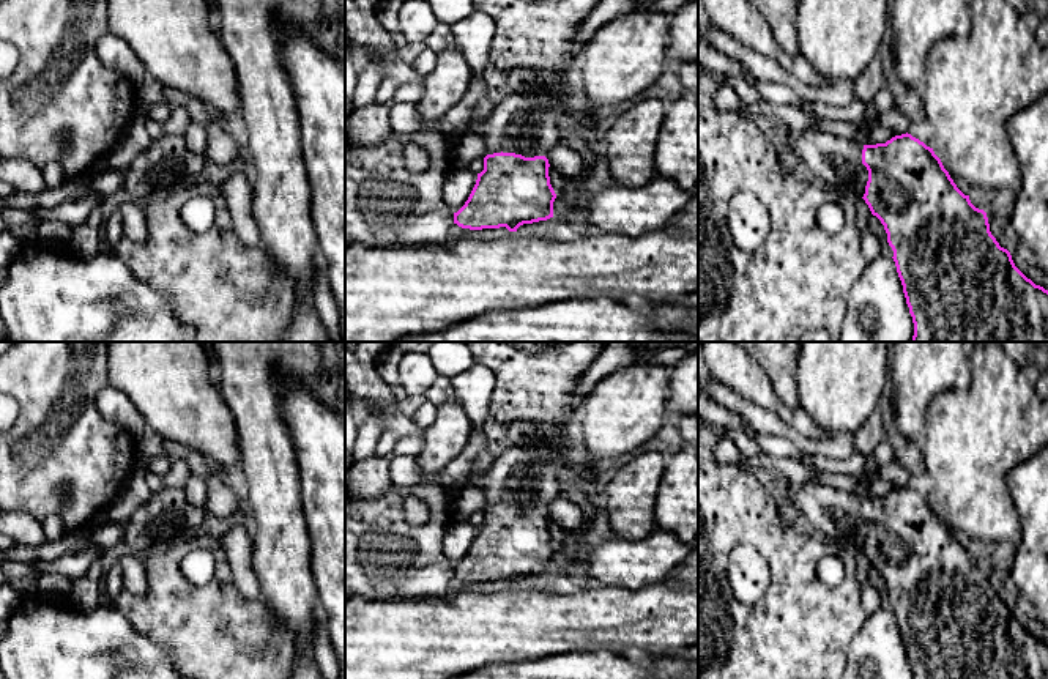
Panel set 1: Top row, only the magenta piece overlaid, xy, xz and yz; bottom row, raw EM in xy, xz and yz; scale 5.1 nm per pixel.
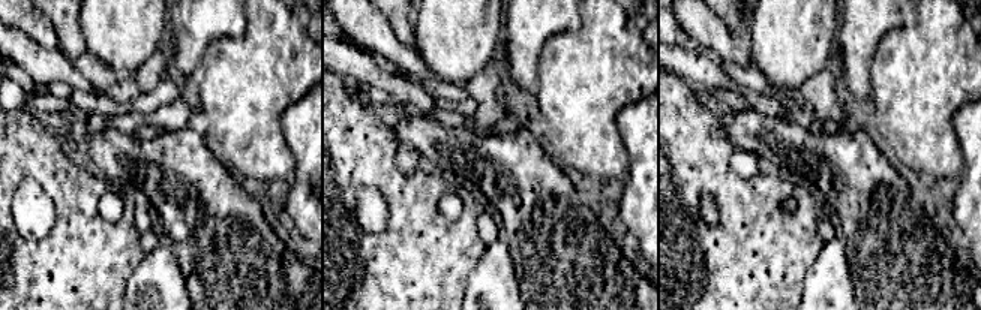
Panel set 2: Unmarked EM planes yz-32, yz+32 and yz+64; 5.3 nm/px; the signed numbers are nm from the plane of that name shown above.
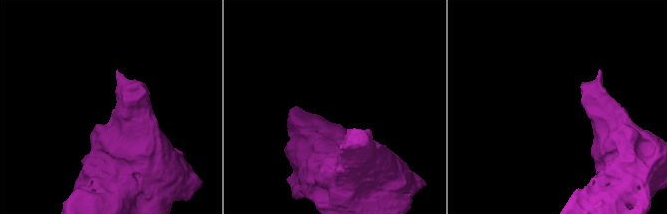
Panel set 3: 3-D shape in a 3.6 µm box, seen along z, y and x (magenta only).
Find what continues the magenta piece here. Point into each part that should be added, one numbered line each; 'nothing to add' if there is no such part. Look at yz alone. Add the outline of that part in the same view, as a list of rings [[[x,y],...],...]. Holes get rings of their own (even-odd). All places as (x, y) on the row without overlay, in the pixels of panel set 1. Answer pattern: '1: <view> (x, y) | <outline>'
1: yz (837, 515) | [[[818,480],[793,482],[788,501],[827,542],[853,551],[864,550],[868,523],[862,517],[864,498],[857,492],[842,492]]]

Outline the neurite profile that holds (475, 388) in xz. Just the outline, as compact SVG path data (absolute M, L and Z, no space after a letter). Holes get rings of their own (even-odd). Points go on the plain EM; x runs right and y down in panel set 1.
M473 367L451 378L451 384L462 400L473 427L482 427L489 416L489 402L495 389L495 375L484 367Z

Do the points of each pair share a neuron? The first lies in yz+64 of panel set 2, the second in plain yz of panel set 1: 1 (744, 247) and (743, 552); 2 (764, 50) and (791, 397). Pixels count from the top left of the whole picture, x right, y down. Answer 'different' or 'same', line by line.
1: different
2: different

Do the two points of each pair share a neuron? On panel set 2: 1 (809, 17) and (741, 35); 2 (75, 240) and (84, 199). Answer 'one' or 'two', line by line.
1: two
2: one

